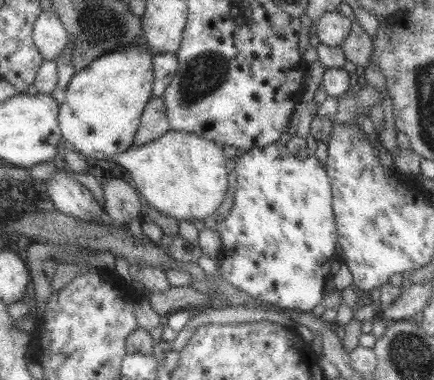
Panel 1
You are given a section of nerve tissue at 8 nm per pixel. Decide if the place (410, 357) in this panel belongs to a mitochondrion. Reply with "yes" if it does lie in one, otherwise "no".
yes

